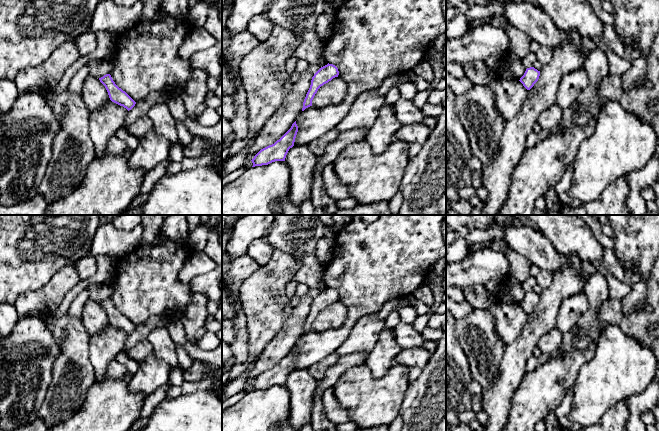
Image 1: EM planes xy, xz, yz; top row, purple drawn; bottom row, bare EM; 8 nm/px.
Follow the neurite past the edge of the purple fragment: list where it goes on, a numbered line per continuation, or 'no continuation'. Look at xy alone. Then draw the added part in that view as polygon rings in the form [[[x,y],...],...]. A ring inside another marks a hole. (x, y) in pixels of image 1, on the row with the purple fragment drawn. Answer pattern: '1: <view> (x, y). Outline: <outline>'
no continuation

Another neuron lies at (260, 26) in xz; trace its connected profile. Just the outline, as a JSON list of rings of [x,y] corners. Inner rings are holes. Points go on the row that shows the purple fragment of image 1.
[[[259,14],[257,16],[254,16],[248,22],[247,30],[261,44],[268,40],[274,26],[275,25],[271,22],[271,20],[267,16],[265,16],[263,14]]]

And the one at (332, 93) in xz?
[[[339,77],[321,86],[312,100],[312,106],[323,108],[341,103],[347,94],[347,85]]]

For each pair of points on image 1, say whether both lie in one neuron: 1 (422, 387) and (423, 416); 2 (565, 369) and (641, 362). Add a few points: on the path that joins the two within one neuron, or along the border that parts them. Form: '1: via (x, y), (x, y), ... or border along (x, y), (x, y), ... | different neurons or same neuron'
1: via (423, 394), (423, 409) | same neuron
2: border along (586, 360), (579, 368), (572, 386) | different neurons

